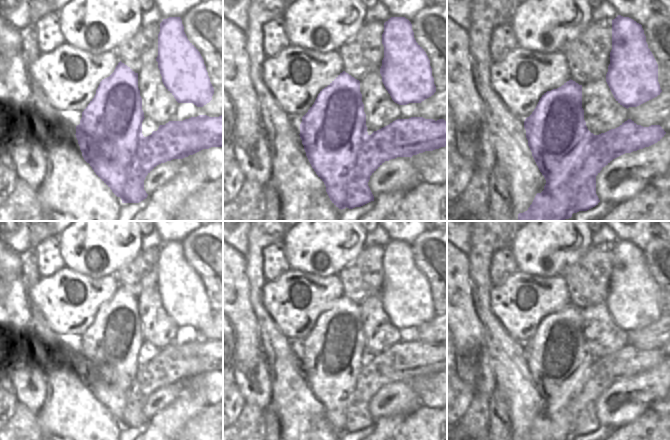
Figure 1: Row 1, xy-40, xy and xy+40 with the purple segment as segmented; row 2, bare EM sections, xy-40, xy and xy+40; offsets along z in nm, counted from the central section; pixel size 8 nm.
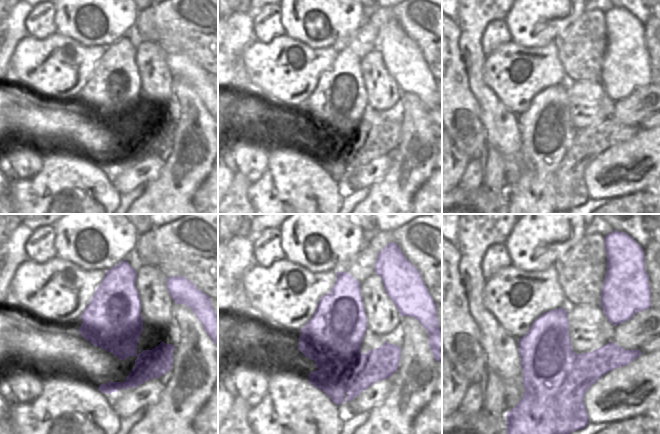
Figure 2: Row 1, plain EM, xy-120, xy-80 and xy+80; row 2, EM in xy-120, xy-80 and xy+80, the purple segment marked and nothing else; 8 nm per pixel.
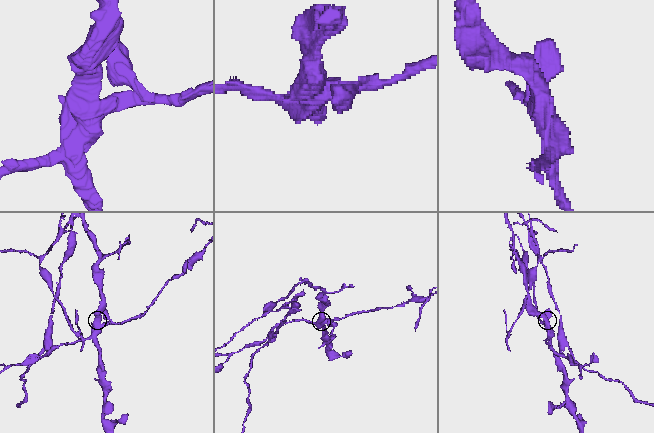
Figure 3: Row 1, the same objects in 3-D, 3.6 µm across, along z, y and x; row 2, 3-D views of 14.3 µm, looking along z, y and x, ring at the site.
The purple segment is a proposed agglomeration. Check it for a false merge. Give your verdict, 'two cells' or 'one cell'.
two cells

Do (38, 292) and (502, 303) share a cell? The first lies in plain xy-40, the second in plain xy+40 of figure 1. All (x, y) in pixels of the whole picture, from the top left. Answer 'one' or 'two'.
one

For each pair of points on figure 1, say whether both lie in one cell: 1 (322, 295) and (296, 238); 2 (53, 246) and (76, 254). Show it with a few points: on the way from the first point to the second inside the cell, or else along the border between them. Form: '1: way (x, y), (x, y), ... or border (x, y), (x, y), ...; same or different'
1: border (290, 269), (319, 276), (337, 275); different
2: border (57, 235), (59, 238), (60, 255), (64, 264); different

